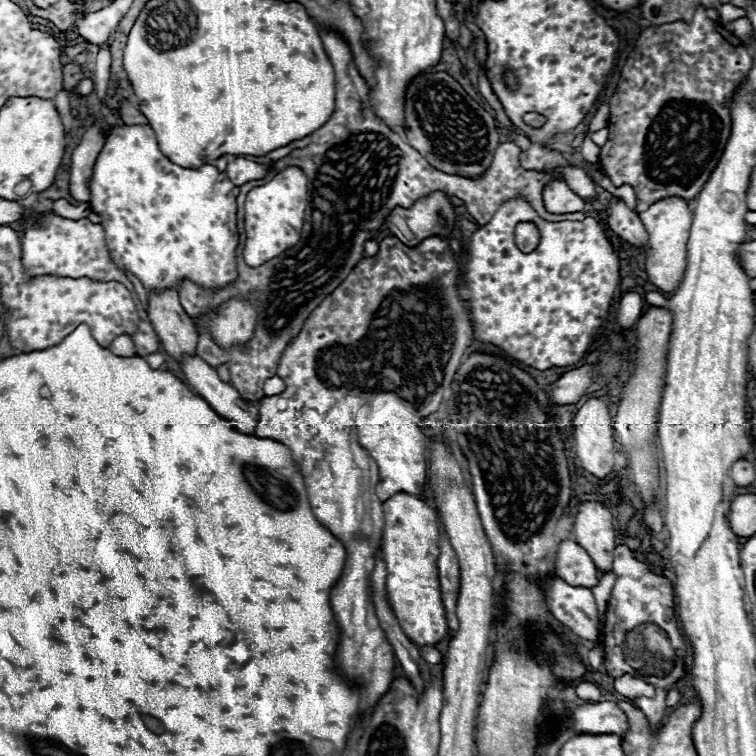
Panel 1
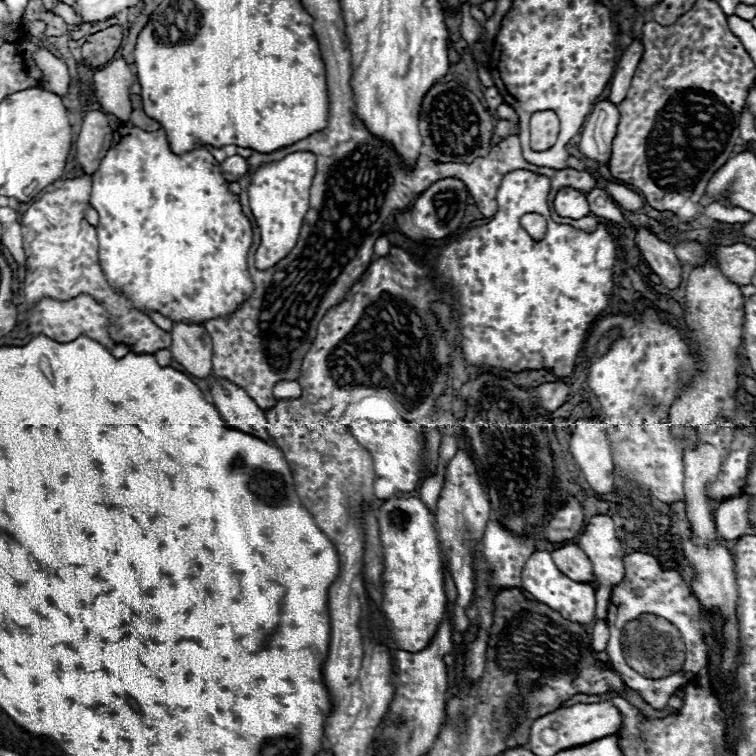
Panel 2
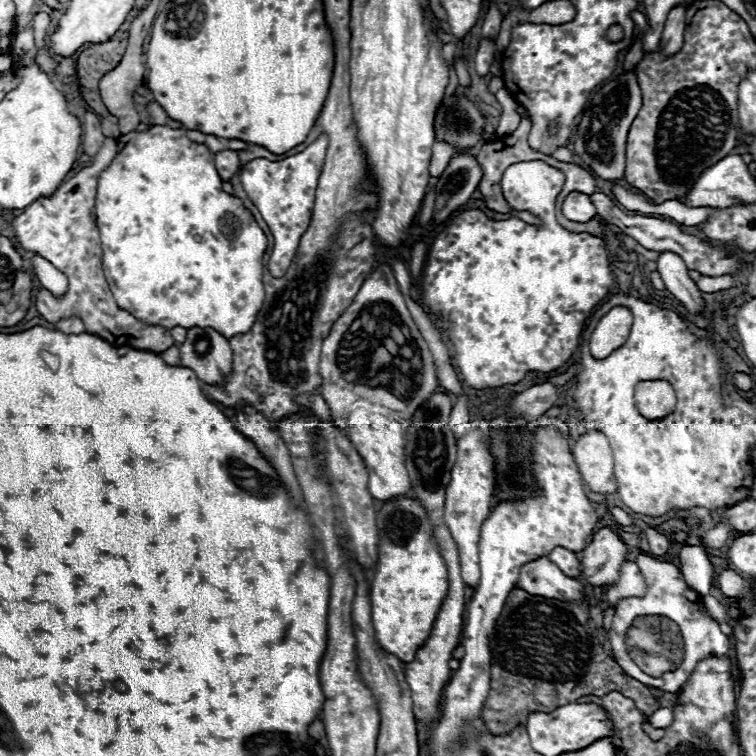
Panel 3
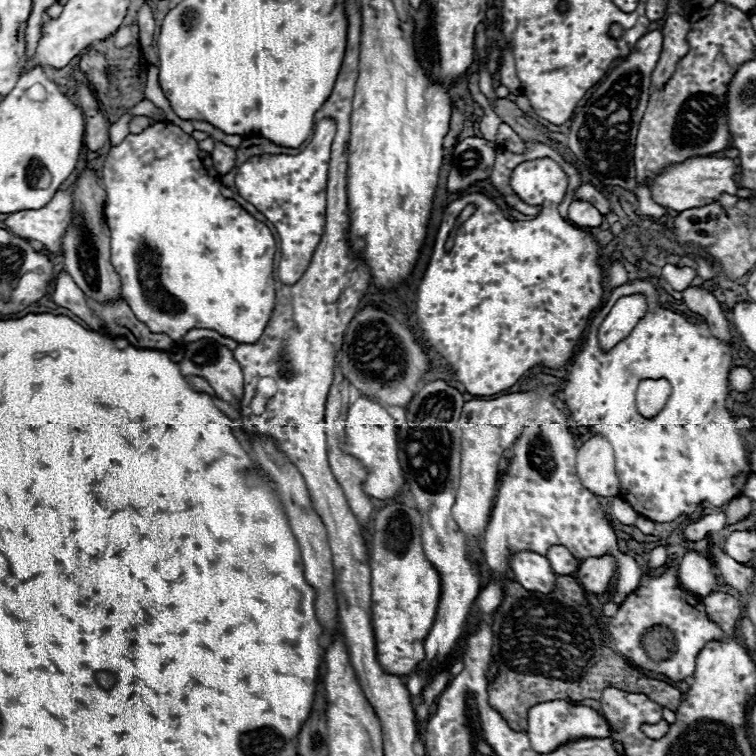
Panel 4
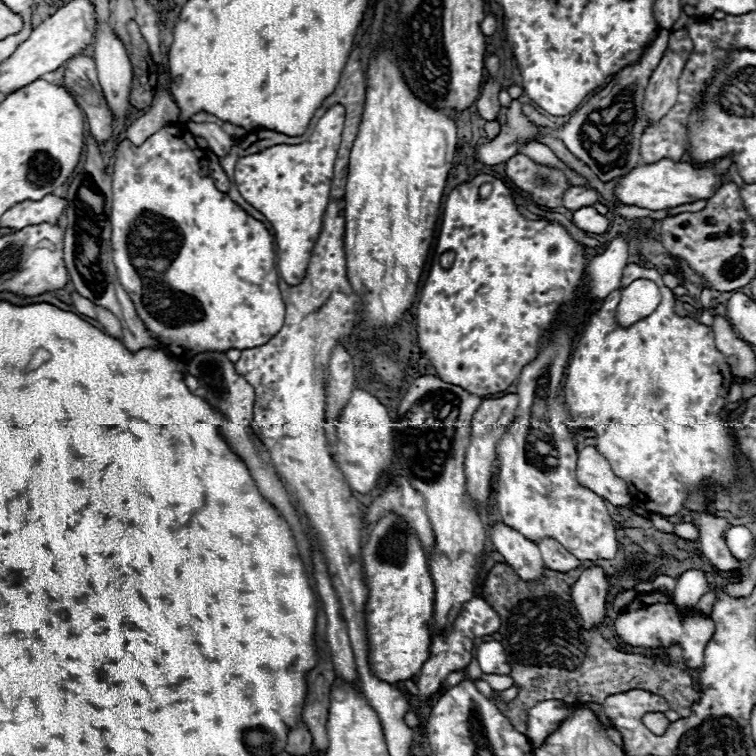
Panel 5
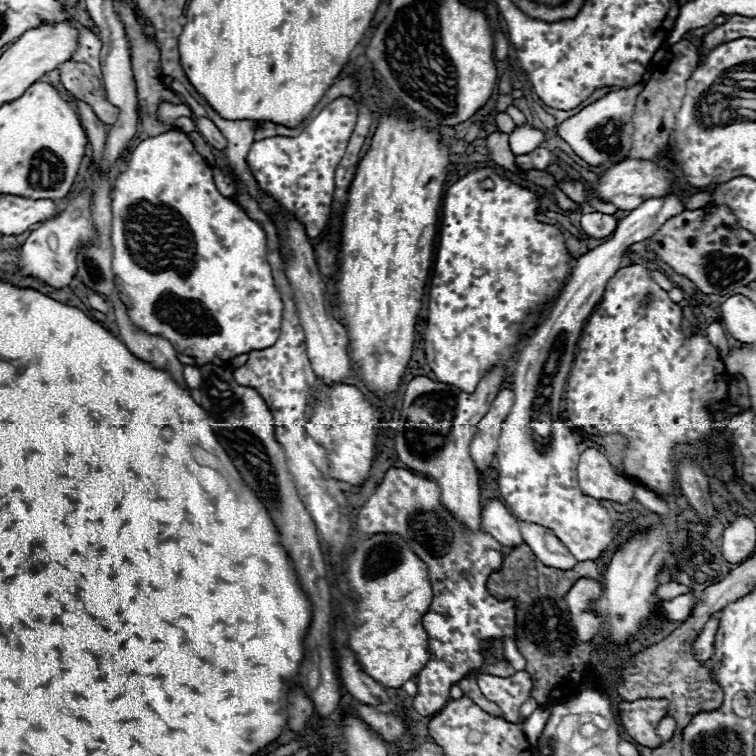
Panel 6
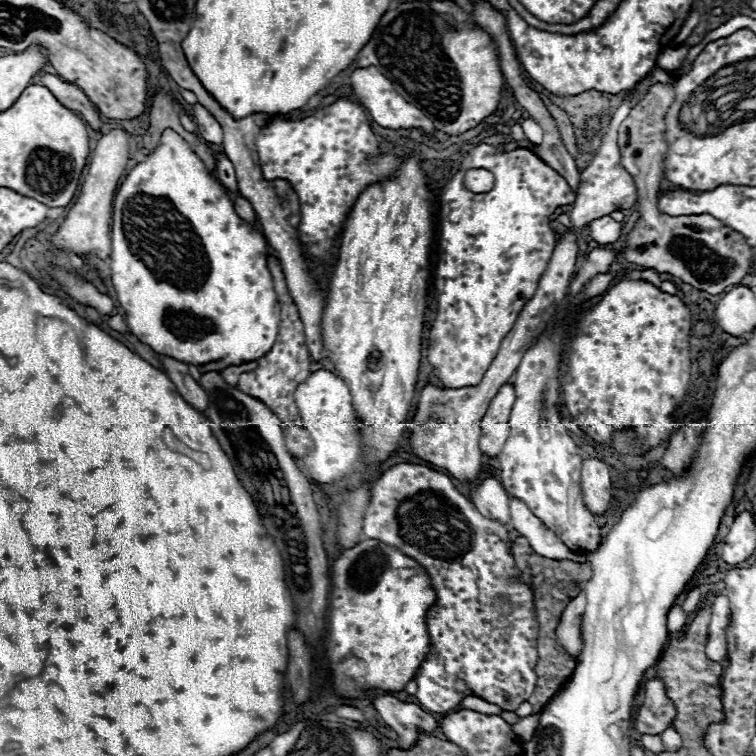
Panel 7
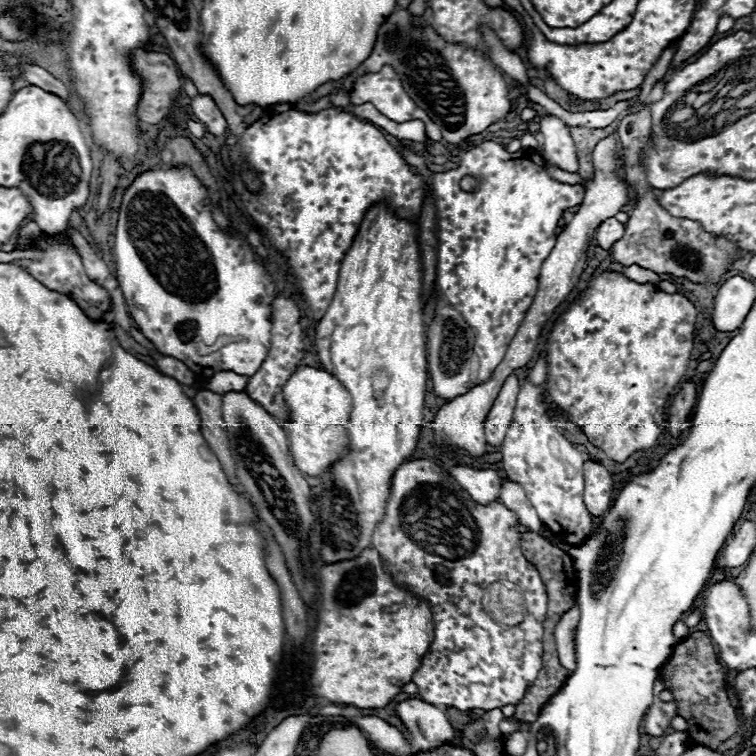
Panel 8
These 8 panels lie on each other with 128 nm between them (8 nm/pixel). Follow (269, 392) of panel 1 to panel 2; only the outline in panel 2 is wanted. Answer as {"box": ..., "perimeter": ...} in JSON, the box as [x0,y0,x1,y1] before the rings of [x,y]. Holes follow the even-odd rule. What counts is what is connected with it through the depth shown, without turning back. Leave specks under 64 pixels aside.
{"box":[274,382,302,400],"perimeter":[[[280,382],[274,388],[274,396],[278,400],[292,400],[292,398],[302,396],[302,388],[298,382]]]}

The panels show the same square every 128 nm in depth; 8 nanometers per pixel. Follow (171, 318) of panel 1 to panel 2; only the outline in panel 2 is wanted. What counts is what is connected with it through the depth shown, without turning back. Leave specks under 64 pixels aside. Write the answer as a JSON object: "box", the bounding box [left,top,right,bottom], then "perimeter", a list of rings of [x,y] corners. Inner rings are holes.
{"box":[172,322,212,378],"perimeter":[[[174,322],[172,330],[172,358],[190,374],[208,378],[212,374],[212,338],[200,324]]]}

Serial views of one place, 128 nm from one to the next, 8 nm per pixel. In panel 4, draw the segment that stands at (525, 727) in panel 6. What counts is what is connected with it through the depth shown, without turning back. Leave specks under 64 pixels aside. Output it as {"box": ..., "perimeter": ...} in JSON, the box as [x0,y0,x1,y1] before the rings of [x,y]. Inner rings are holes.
{"box":[528,700,610,752],"perimeter":[[[552,700],[552,702],[542,702],[536,704],[528,710],[528,736],[530,736],[530,744],[536,752],[552,752],[556,750],[560,744],[574,740],[574,738],[608,738],[610,736],[610,726],[606,722],[606,718],[588,708],[588,706],[574,706],[566,700]]]}

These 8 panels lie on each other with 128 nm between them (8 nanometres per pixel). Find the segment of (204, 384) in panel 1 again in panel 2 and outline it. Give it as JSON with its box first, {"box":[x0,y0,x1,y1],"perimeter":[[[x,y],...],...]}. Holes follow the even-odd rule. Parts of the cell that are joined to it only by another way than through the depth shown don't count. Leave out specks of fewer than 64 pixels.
{"box":[212,380,274,444],"perimeter":[[[220,380],[212,384],[212,398],[214,406],[218,408],[218,414],[230,428],[274,444],[272,436],[266,432],[266,418],[262,410],[242,388]]]}

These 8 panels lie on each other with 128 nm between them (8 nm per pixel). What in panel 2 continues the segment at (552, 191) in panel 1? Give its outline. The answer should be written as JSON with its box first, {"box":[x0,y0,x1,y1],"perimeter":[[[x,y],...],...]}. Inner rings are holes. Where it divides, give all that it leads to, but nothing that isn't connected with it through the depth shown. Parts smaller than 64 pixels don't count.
{"box":[554,188,590,218],"perimeter":[[[562,188],[554,198],[554,210],[564,218],[584,218],[590,214],[588,200],[582,192],[574,188]]]}

